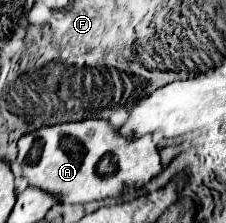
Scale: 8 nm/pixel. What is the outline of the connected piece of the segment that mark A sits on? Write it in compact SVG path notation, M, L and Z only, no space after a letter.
M108 119L58 123L22 135L18 141L18 163L32 187L56 195L60 203L88 203L116 197L124 189L140 189L162 171L158 147L150 135L120 139L116 125Z

